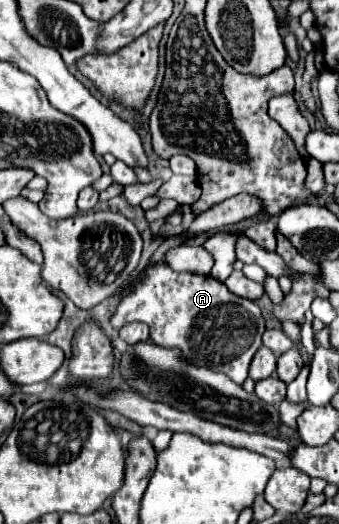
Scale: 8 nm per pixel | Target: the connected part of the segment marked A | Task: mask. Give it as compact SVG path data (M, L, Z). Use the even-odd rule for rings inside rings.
M150 264L142 272L142 282L122 296L110 322L114 330L130 322L146 322L154 344L178 348L188 364L220 370L236 384L248 378L248 366L264 334L264 318L256 302L232 294L212 276L174 272L166 264Z

